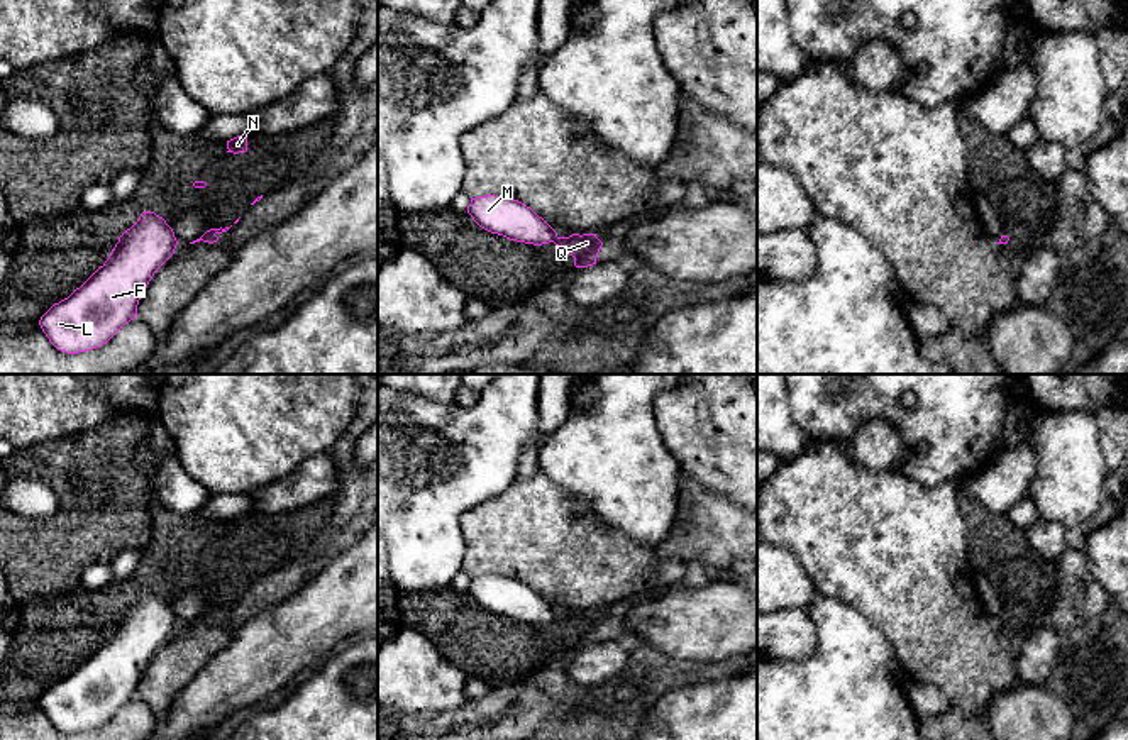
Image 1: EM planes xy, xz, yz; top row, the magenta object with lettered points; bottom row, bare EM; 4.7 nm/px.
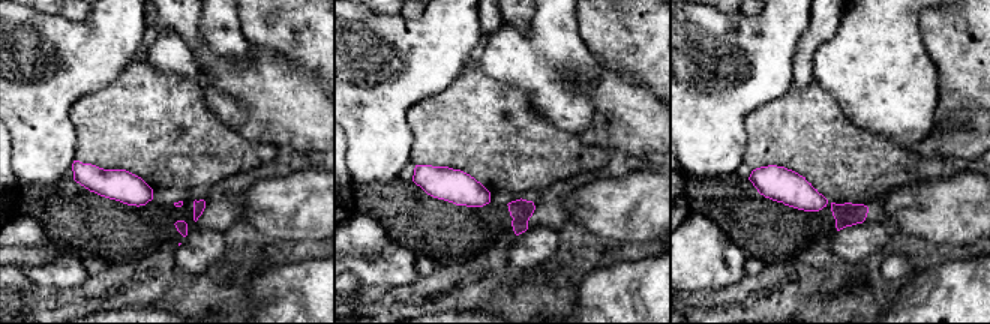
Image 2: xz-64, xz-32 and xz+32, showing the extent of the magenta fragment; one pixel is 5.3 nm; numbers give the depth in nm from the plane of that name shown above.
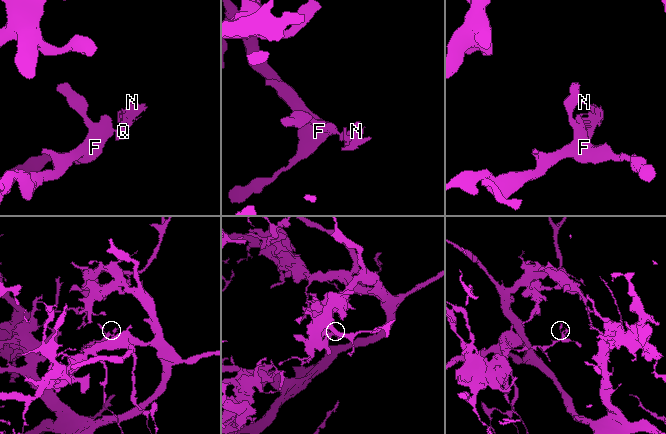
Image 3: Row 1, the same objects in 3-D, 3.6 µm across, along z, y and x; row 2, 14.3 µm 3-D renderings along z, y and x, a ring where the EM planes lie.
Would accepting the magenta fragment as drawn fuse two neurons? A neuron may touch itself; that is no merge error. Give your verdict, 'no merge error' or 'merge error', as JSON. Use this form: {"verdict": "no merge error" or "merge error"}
{"verdict": "merge error"}

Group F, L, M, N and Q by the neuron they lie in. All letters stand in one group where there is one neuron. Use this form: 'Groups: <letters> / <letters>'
Groups: F L M / N Q

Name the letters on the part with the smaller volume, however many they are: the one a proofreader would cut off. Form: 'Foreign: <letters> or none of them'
Foreign: N, Q

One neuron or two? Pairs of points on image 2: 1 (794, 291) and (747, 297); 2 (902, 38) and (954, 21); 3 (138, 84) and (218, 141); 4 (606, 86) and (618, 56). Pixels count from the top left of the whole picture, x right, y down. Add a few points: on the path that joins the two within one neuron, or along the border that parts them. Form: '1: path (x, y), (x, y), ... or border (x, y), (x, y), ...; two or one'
1: path (782, 291), (759, 297); one
2: border (920, 15), (921, 39), (935, 63); two
3: path (158, 104), (198, 141); one
4: border (599, 60), (618, 71), (627, 80), (644, 86); two

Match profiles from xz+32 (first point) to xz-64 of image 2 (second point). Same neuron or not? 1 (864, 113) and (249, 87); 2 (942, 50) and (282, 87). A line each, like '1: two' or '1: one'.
1: two
2: two

